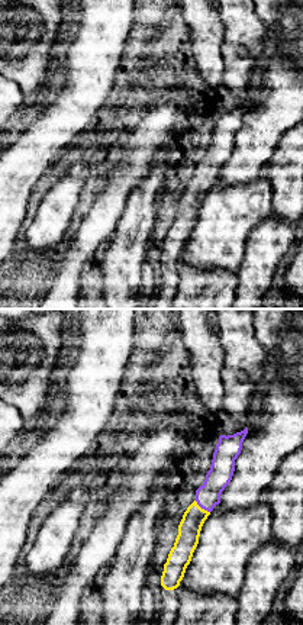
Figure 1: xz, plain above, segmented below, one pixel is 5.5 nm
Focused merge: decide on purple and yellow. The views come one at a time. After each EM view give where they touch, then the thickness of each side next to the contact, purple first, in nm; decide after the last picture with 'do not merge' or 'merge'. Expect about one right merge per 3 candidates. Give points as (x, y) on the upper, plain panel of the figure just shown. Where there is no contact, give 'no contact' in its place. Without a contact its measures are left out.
meets purple at (202, 183); 140 nm thick on the purple side, 130 nm on the other

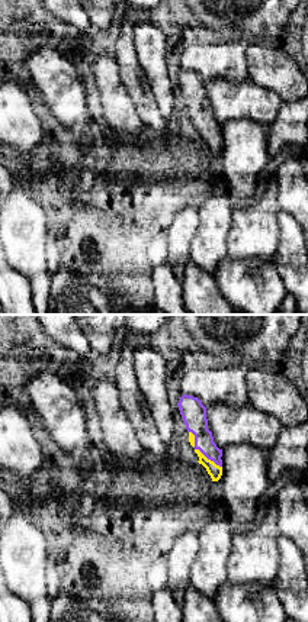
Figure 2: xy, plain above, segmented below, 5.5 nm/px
meets purple at (208, 134); 130 nm thick on the purple side, 80 nm on the other

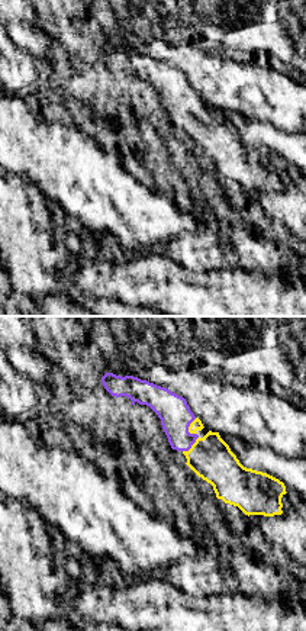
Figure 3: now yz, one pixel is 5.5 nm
meets purple at (189, 100); 180 nm thick on the purple side, 60 nm on the other

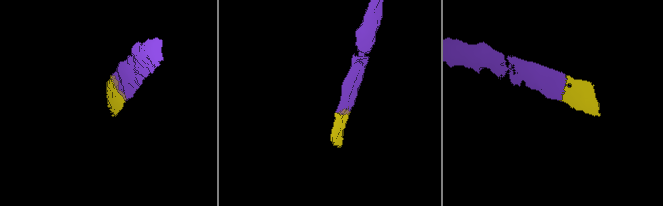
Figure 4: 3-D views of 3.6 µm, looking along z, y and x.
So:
merge

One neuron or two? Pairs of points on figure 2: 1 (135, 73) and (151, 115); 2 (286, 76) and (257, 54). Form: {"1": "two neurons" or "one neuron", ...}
{"1": "one neuron", "2": "one neuron"}

